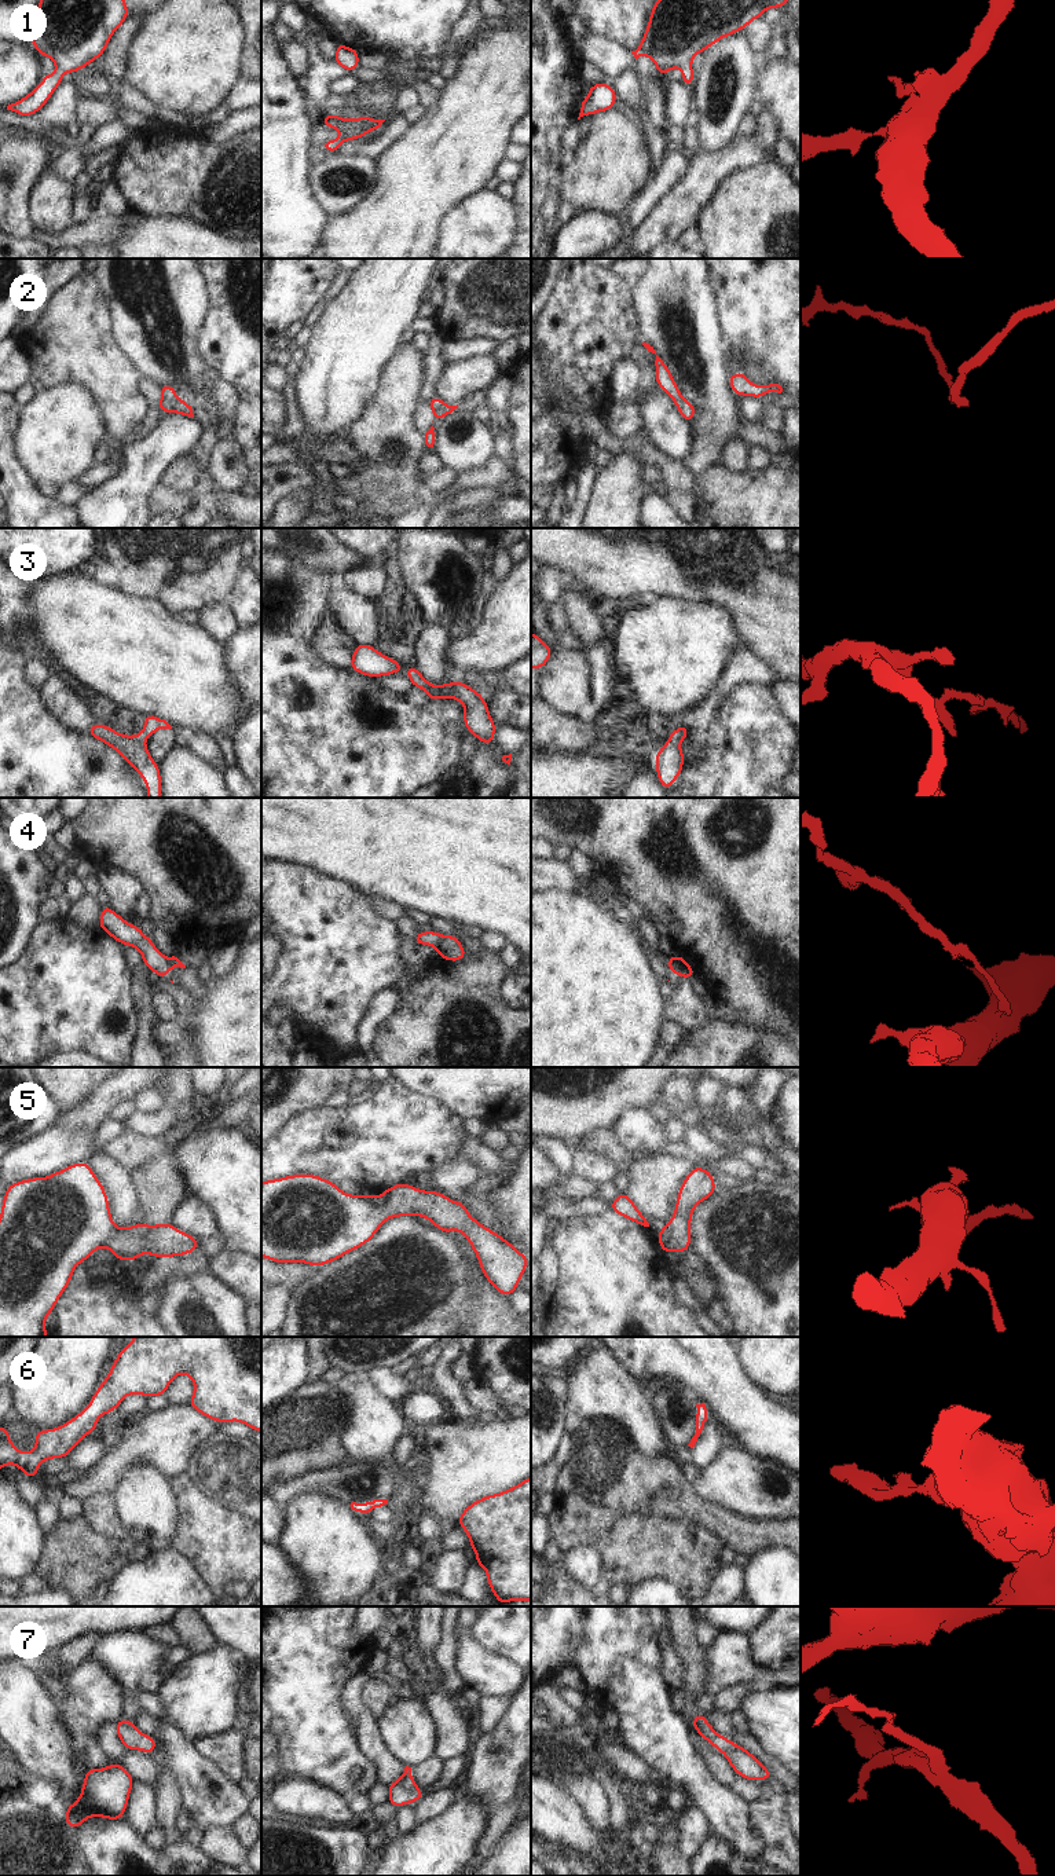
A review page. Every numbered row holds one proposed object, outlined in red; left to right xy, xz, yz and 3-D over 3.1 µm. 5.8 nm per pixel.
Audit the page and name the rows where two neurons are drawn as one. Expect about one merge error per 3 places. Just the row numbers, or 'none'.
2, 4

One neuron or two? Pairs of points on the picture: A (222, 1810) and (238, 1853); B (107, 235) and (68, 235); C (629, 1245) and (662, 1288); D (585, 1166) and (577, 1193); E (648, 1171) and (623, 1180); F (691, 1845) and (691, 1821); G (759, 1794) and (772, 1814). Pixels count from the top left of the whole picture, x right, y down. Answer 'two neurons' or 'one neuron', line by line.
A: two neurons
B: one neuron
C: one neuron
D: two neurons
E: two neurons
F: one neuron
G: two neurons

